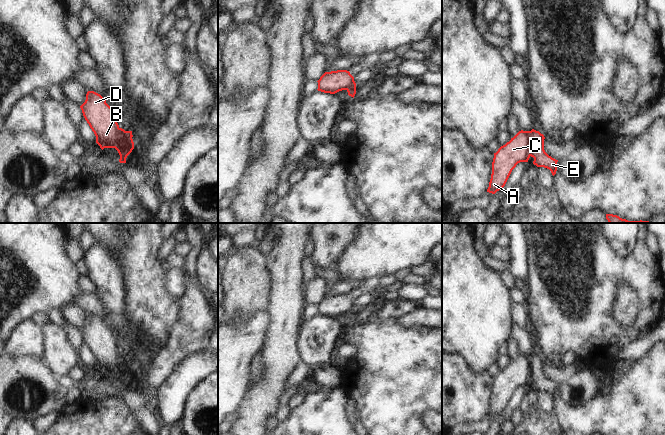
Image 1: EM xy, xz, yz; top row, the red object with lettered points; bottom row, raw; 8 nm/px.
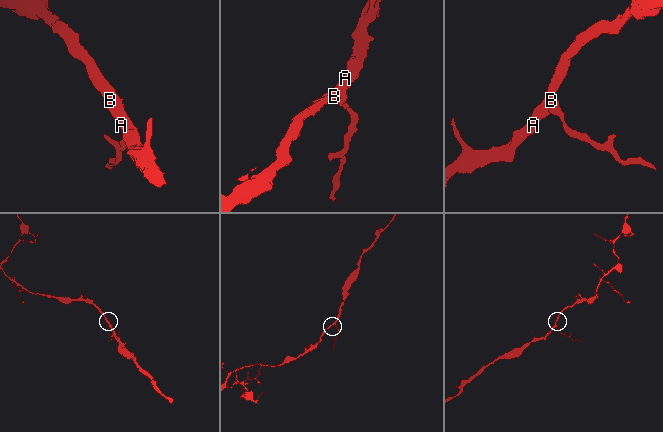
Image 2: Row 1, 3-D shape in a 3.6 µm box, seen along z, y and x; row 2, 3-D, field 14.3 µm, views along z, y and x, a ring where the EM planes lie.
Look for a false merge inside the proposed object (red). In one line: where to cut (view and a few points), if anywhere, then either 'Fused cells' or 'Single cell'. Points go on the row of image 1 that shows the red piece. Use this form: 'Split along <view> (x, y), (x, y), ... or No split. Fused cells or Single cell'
Split along yz (529, 131), (531, 139), (530, 155). Fused cells

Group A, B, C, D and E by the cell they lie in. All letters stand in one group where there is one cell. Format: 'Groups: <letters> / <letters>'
Groups: A B C D / E

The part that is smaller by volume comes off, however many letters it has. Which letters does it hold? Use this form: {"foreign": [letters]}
{"foreign": ["E"]}

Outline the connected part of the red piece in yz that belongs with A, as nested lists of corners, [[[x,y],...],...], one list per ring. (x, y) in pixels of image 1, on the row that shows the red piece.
[[[521,130],[494,153],[487,192],[495,194],[503,189],[516,165],[520,162],[528,162],[531,146],[530,131]]]

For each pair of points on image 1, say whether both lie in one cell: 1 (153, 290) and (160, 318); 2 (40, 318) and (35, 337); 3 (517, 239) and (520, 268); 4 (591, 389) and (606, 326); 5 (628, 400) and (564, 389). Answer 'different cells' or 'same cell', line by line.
1: same cell
2: different cells
3: same cell
4: different cells
5: different cells

